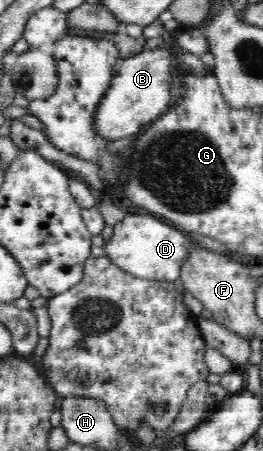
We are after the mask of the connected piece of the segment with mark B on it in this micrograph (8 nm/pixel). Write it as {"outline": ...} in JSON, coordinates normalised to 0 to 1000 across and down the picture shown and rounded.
{"outline":[[[665,109],[536,111],[506,126],[460,137],[452,162],[422,180],[414,202],[392,215],[376,242],[361,246],[361,284],[399,306],[452,306],[529,297],[551,282],[536,273],[574,273],[631,248],[650,228],[643,162],[673,144]]]}

